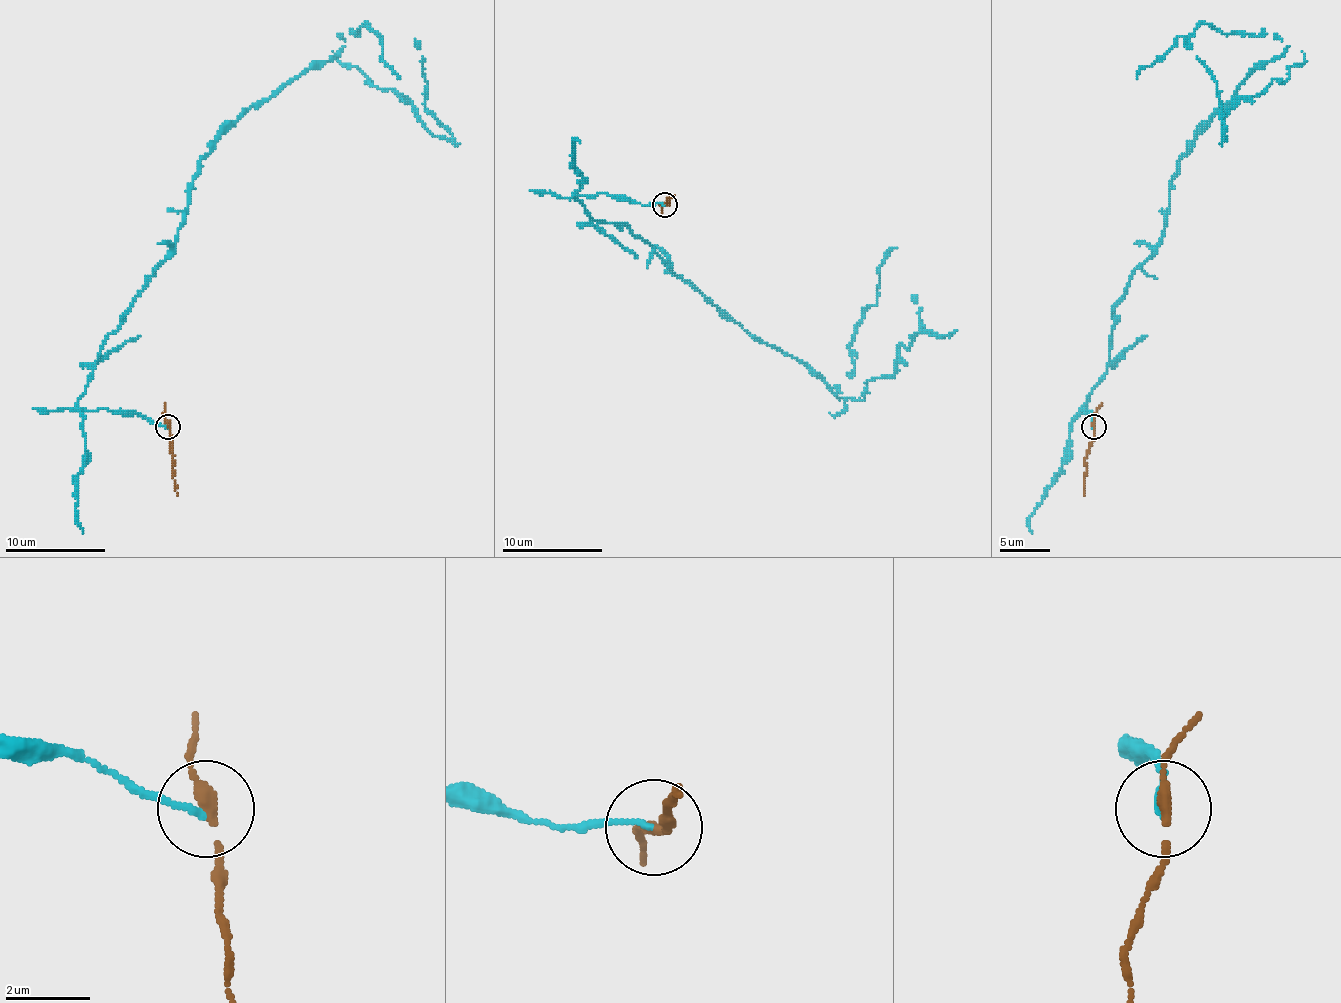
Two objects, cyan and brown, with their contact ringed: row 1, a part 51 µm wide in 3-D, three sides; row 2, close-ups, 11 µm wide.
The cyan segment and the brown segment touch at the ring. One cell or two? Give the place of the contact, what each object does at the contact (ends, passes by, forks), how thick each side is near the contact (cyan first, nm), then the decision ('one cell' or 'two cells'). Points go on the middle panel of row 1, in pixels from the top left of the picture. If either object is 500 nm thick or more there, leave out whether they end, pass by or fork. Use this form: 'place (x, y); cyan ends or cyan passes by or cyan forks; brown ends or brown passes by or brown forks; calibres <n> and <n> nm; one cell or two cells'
place (665, 204); cyan ends; brown passes by; calibres 120 and 220 nm; two cells

